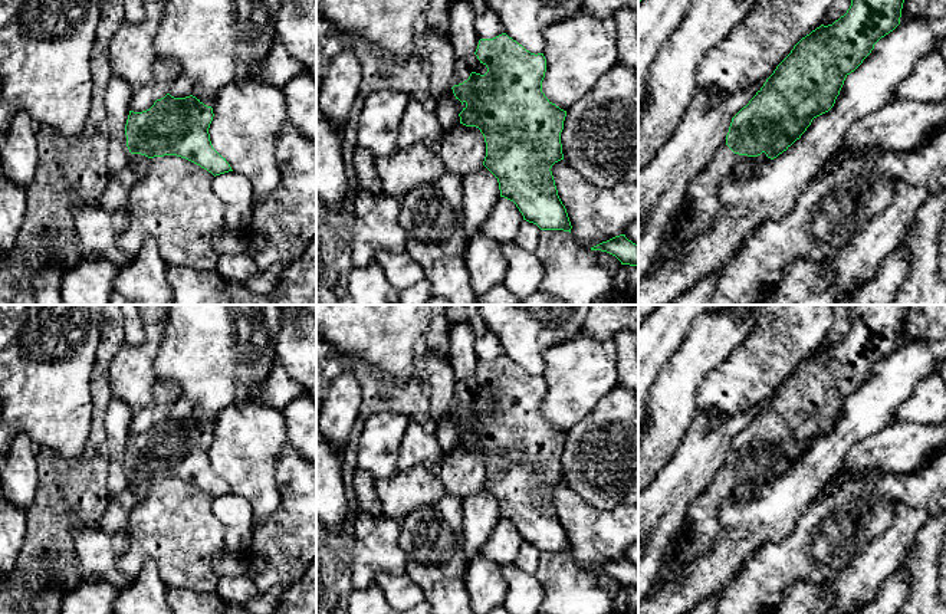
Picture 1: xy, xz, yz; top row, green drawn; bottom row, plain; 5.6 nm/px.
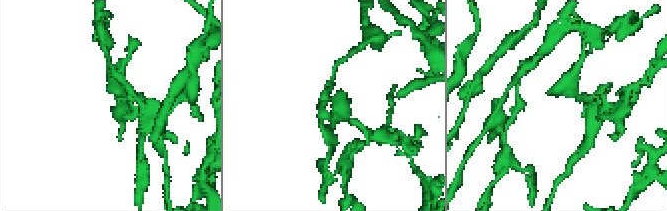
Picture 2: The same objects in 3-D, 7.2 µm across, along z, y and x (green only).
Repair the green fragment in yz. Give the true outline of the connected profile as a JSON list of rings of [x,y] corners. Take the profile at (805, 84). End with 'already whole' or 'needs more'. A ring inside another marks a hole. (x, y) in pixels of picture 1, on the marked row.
[[[851,0],[844,16],[832,24],[821,24],[794,46],[749,104],[732,118],[726,144],[720,145],[713,158],[689,181],[683,204],[673,214],[656,259],[643,278],[712,226],[719,213],[719,188],[726,178],[750,177],[758,155],[776,158],[801,138],[814,118],[834,106],[845,78],[863,63],[881,37],[900,24],[903,3],[904,0]]]; needs more

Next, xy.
[[[167,93],[164,98],[157,99],[147,111],[129,111],[125,135],[131,157],[122,171],[109,177],[101,197],[101,206],[109,211],[127,210],[131,187],[144,177],[148,161],[154,157],[177,155],[200,165],[214,177],[233,171],[226,158],[223,158],[211,145],[208,128],[213,116],[213,108],[204,105],[193,95],[174,98]]]; needs more

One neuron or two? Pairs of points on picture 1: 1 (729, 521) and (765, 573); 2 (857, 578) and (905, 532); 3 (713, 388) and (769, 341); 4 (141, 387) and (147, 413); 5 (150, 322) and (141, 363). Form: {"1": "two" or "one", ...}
{"1": "two", "2": "one", "3": "one", "4": "two", "5": "one"}

